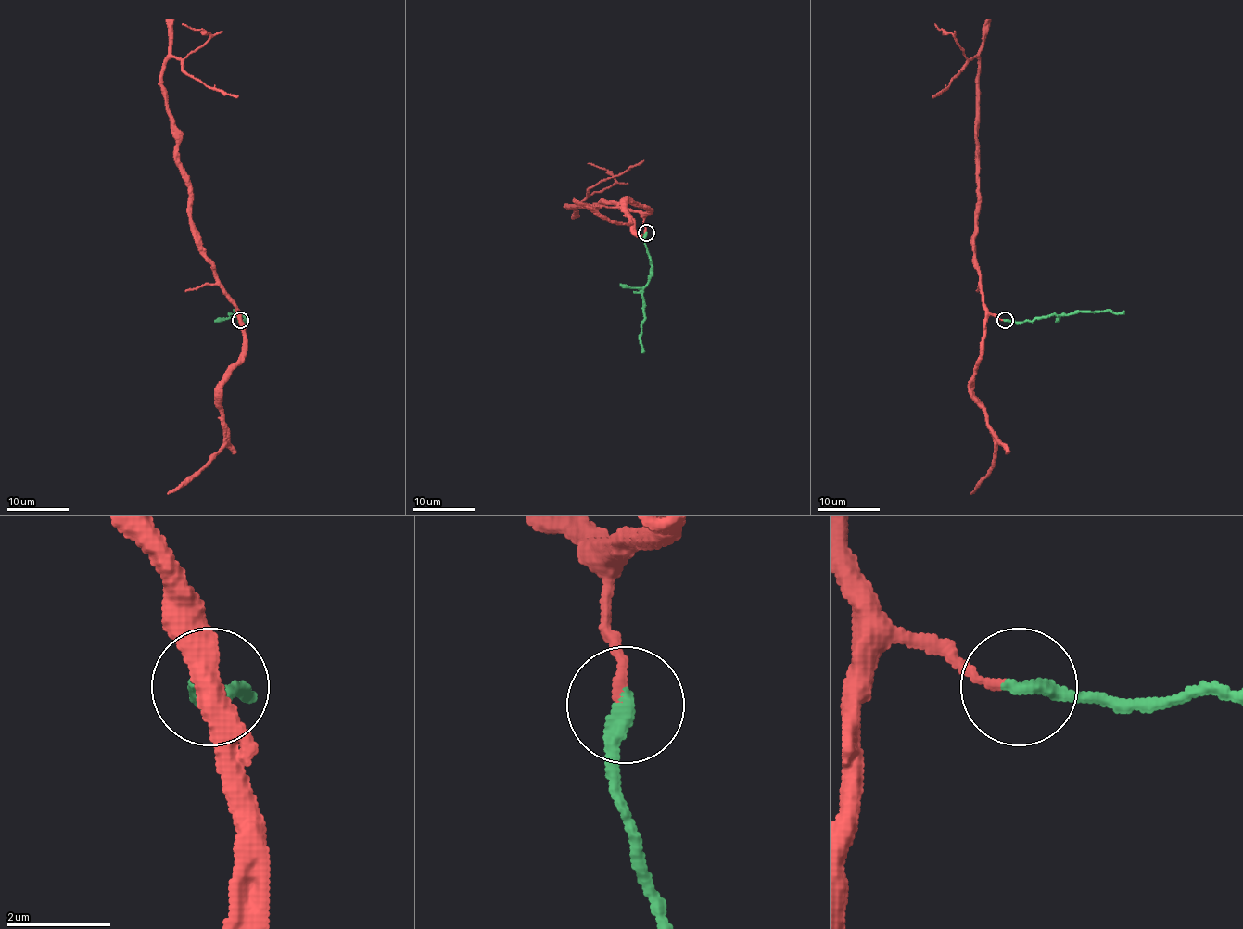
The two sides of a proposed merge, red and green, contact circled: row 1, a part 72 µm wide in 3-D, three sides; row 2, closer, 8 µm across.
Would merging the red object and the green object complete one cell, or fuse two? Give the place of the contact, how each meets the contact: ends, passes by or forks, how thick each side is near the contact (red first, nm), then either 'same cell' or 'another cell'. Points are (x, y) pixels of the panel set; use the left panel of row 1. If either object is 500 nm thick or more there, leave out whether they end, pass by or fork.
(240, 320) | red ends | green ends | 180/280 nm | same cell

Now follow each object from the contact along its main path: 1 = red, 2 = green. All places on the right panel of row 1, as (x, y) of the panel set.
1: (1005, 320), (995, 316), (983, 302), (974, 254), (979, 60), (972, 57), (946, 88), (932, 97)
2: (1005, 320), (1028, 321), (1057, 315), (1109, 311), (1122, 313), (1124, 311)

